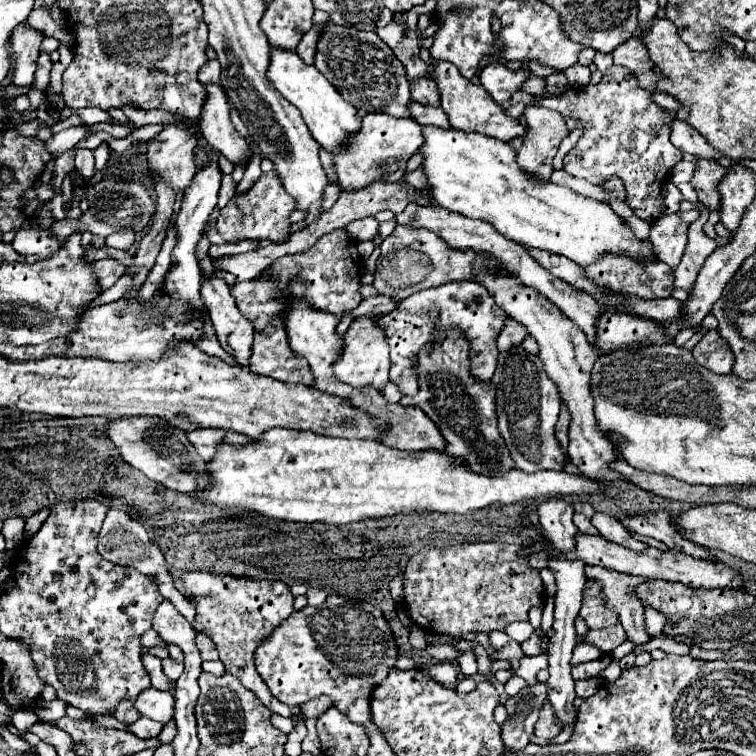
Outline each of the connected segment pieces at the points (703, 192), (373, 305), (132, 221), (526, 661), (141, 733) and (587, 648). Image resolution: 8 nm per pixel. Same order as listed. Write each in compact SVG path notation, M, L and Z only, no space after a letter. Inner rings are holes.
M697 158L697 174L693 174L691 184L697 190L699 200L707 208L719 208L719 192L717 184L725 176L725 168L719 162L713 162L711 158Z
M373 296L373 298L363 300L357 308L345 312L345 316L341 316L341 318L347 318L347 316L355 316L355 318L359 318L359 316L365 316L365 314L389 312L389 310L393 310L393 306L395 306L395 302L393 302L389 296Z
M103 178L95 186L89 186L89 198L95 198L95 200L89 200L87 212L83 212L77 220L73 220L73 218L53 220L53 224L49 228L51 238L63 242L75 230L91 230L93 234L99 234L99 236L107 236L107 234L123 232L123 230L133 230L135 234L141 236L145 232L145 228L151 224L151 218L155 214L155 204L139 180L129 182L129 180ZM125 208L127 208L127 212L125 212Z
M545 654L537 656L523 656L519 661L519 668L515 674L524 679L528 685L534 685L538 682L537 673L542 669L548 668L548 658Z
M139 718L137 722L133 722L133 724L127 724L127 728L135 734L135 736L139 736L139 738L151 738L151 736L159 736L159 732L161 732L161 728L163 728L163 724L161 722L155 722L155 720L149 720L149 718Z
M585 643L577 644L573 648L573 658L571 658L571 666L577 666L581 662L590 662L603 656L603 652L599 648L595 648L593 644Z

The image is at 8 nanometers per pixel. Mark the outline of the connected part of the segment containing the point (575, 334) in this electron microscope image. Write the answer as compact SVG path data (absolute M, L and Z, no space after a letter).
M479 272L477 280L495 296L495 302L517 322L521 322L527 332L537 340L539 344L539 358L543 362L543 368L549 378L559 386L561 398L567 402L571 424L569 424L569 460L591 480L609 480L609 482L629 482L623 474L617 474L611 470L611 462L617 460L615 450L611 444L601 438L601 432L597 430L597 422L593 416L593 396L589 392L589 374L593 368L593 362L597 360L599 350L589 346L585 332L577 328L561 310L547 300L537 290L525 286L521 280L509 276L509 274L493 274L493 272Z

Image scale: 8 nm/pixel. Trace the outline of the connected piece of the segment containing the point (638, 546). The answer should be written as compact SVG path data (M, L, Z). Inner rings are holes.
M595 512L591 524L599 530L599 534L603 538L607 538L607 540L611 540L615 544L621 544L621 546L631 548L631 550L643 550L645 548L645 544L639 542L639 540L635 540L631 536L631 532L617 518L613 518L613 516L607 516L603 512Z

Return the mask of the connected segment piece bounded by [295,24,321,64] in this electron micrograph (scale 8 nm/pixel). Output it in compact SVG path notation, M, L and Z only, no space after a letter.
M315 24L309 32L303 34L301 42L297 44L297 50L295 50L295 52L303 58L305 64L313 64L313 56L315 56L315 42L317 42L317 38L319 38L319 28L321 28L321 24Z

